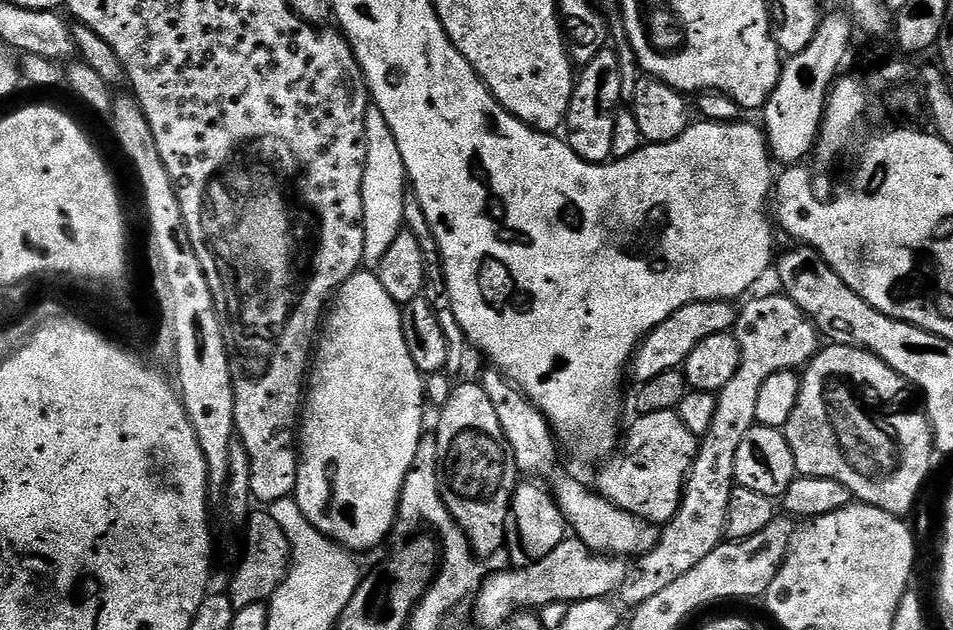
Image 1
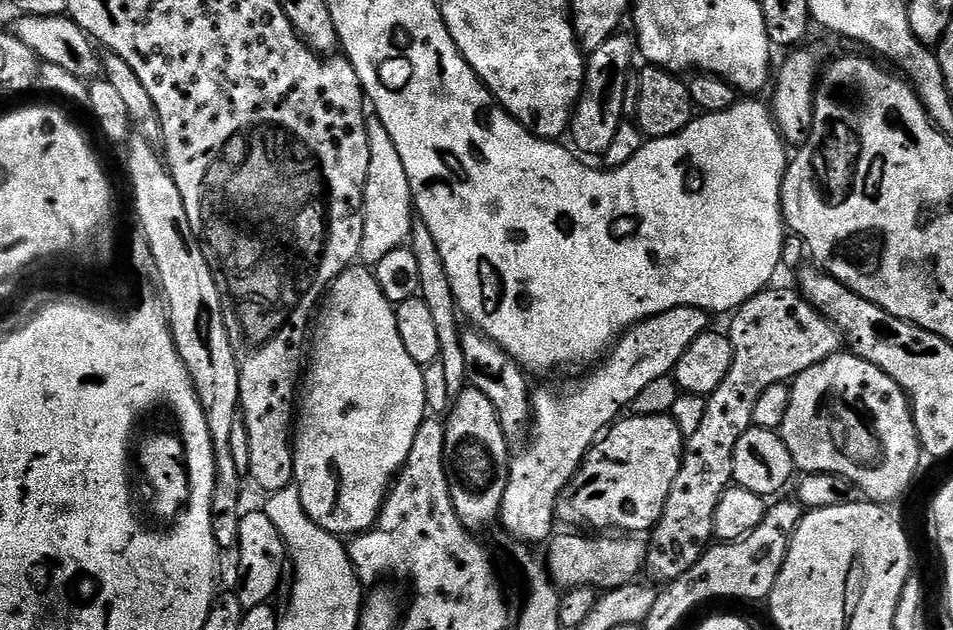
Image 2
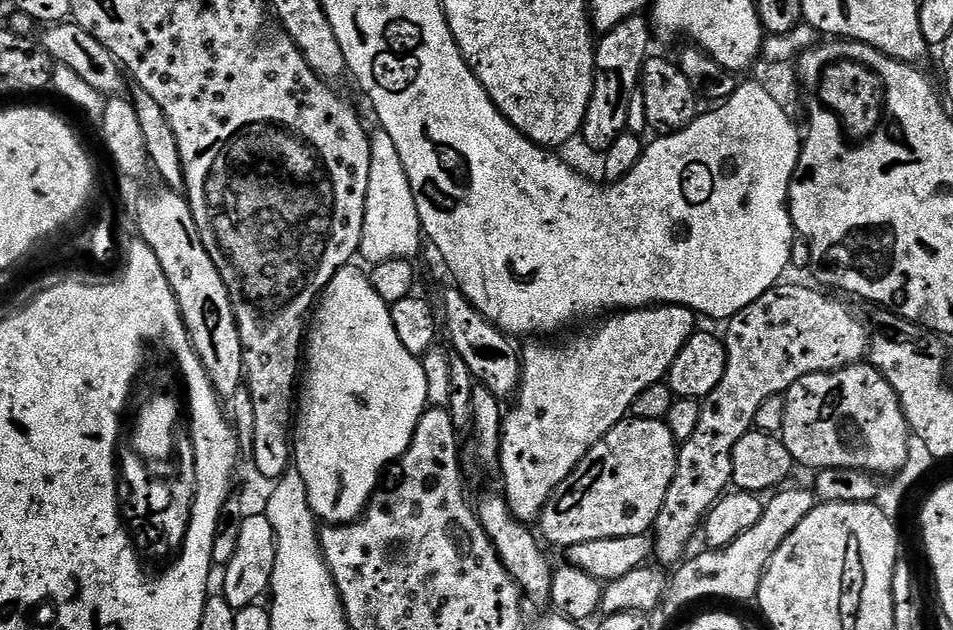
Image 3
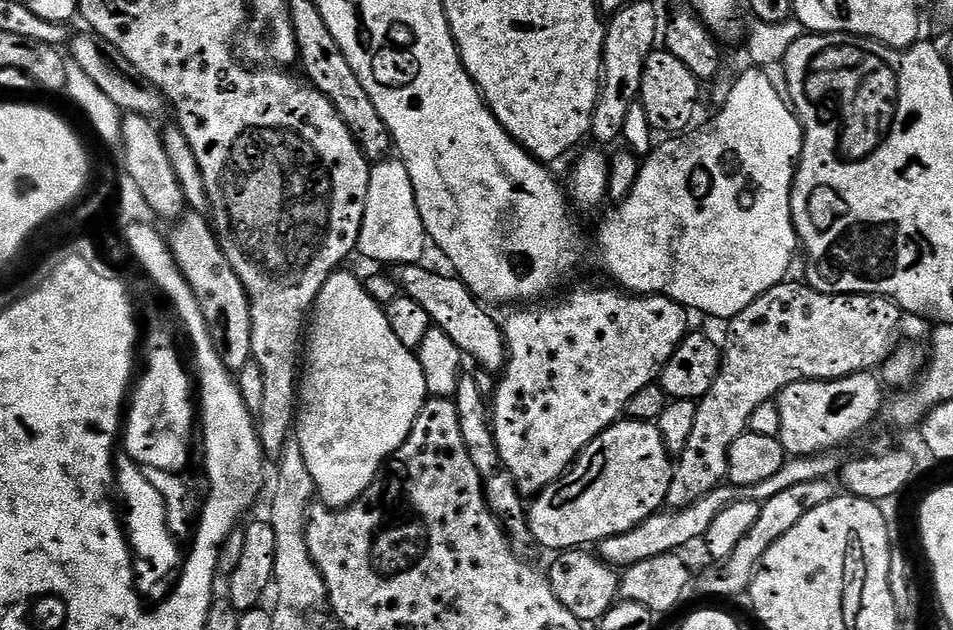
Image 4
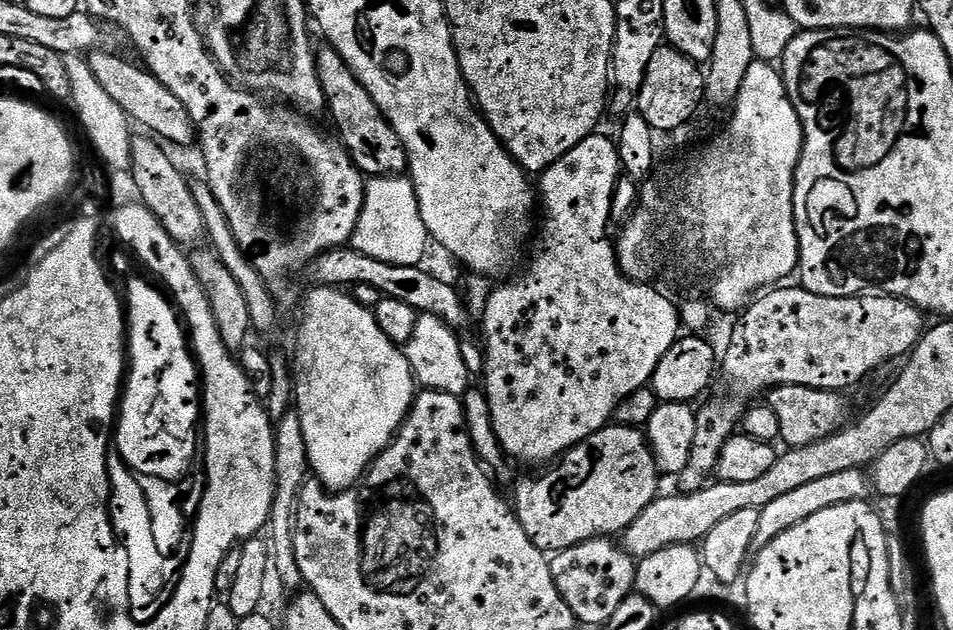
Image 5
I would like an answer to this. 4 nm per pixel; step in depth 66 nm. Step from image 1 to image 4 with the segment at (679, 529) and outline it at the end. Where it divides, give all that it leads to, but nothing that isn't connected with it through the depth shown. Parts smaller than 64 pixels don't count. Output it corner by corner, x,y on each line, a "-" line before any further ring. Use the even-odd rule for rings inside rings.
785,282
774,286
770,290
766,290
766,294
762,294
754,302
750,302
750,306
746,306
746,310
742,310
742,314
738,314
727,325
728,337
722,340
722,355
720,358
720,373
714,382
714,386
710,386
710,390
700,399
696,405
696,413
694,414
694,427
690,438
686,442
686,450
678,453
678,459
675,461
672,470
672,481
670,482
670,490
666,501
667,507
672,510
679,510
690,506
694,502
698,502
700,498
706,498
706,494
710,494
715,488
721,487
728,478
728,459
730,458
730,446
734,446
734,442
738,442
738,438
742,438
742,434
749,431
748,419
754,414
754,410
758,410
758,406
762,406
762,402
767,400
776,400
780,392
791,384
796,384
800,380
837,380
838,378
846,378
853,376
855,372
866,372
876,370
883,365
884,361
896,351
900,336
900,319
902,313
899,306
893,300
887,300
885,296
835,296
834,294
822,294
818,290
809,288
807,283
792,284
793,282

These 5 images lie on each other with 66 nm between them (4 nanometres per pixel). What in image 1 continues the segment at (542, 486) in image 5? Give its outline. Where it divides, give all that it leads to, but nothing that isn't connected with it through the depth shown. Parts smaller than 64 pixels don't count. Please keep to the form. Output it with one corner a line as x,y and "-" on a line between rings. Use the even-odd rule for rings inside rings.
679,411
636,416
633,421
628,428
628,441
625,442
624,449
620,453
617,451
607,461
609,464
601,470
600,477
596,480
595,491
614,506
644,520
649,526
663,526
670,518
674,518
680,505
684,482
688,479
688,471
696,457
698,438
686,430
686,422
682,422

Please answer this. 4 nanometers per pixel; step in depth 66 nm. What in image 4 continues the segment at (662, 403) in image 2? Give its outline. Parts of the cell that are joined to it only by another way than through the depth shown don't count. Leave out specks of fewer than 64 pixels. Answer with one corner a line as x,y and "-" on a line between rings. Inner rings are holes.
696,330
689,331
684,341
676,347
674,354
666,362
666,366
660,371
658,383
642,386
642,390
638,390
634,398
630,398
626,409
627,415
633,420
656,422
659,421
662,410
666,410
670,398
698,402
708,393
710,386
714,386
718,378
721,355
722,348
717,341
715,344
710,337
703,336
702,333

